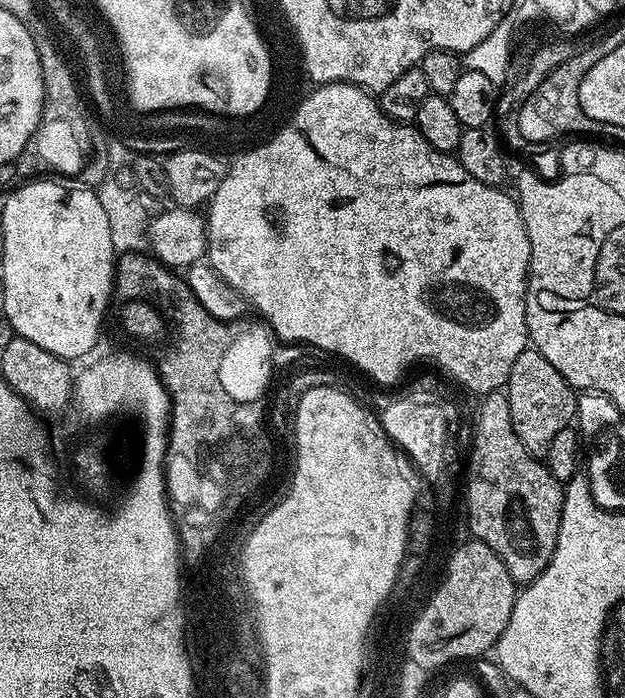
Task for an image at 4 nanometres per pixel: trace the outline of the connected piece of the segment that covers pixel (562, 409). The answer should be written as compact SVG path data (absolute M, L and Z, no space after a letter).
M529 346L522 354L518 354L518 359L510 370L504 393L510 403L511 425L526 450L536 459L547 457L555 435L569 427L575 419L577 391L542 357L540 351Z

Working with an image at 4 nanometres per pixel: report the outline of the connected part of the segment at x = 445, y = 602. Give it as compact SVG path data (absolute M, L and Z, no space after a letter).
M475 538L457 543L454 559L451 562L447 584L438 586L437 594L431 600L431 605L424 611L423 617L416 623L412 631L412 656L420 664L436 665L437 662L451 657L455 662L468 660L471 656L480 656L483 652L491 653L496 647L502 630L506 630L506 622L510 622L510 614L514 610L514 602L518 595L516 579L506 568L506 562L490 546Z

